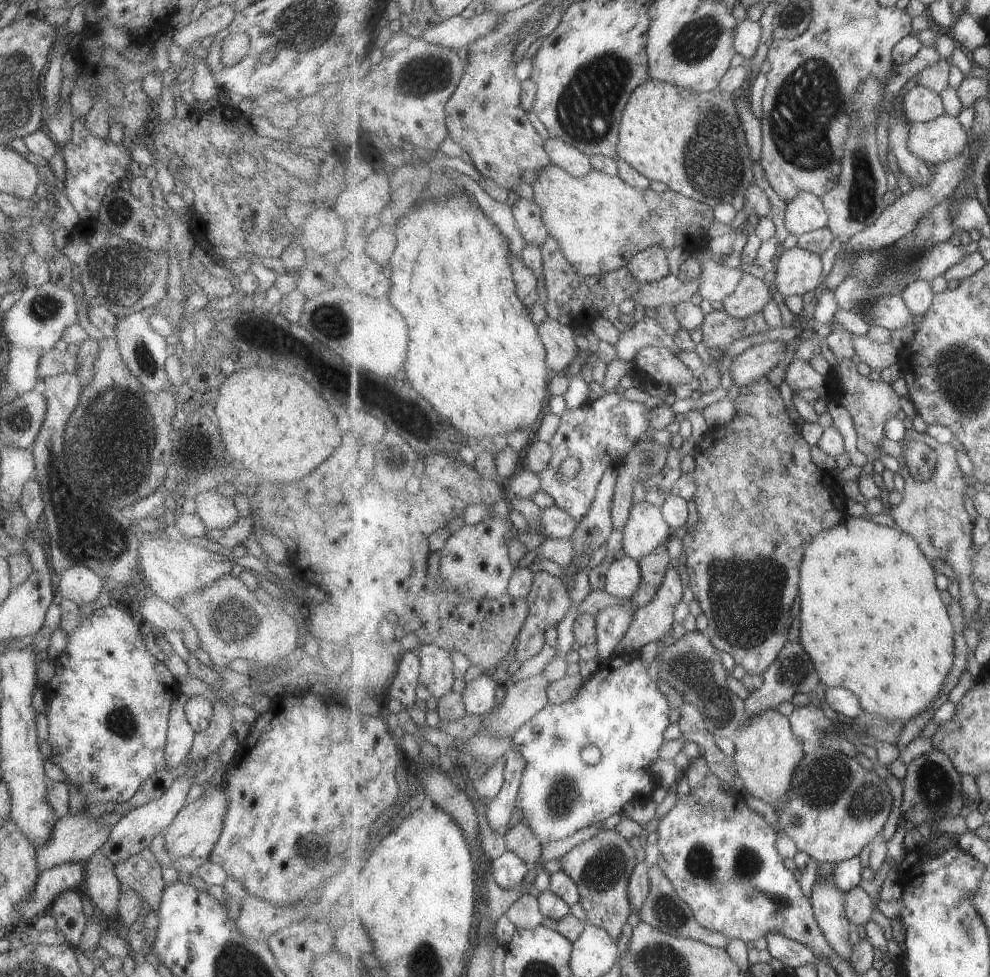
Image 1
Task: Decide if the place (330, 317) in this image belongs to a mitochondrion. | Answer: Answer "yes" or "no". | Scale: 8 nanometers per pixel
yes

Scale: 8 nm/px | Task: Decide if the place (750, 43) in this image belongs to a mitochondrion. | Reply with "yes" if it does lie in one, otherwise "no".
no

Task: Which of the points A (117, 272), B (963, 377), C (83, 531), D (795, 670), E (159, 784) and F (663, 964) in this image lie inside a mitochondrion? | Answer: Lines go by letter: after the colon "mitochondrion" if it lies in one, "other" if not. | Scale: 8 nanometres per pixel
A: mitochondrion
B: mitochondrion
C: mitochondrion
D: mitochondrion
E: other
F: mitochondrion

